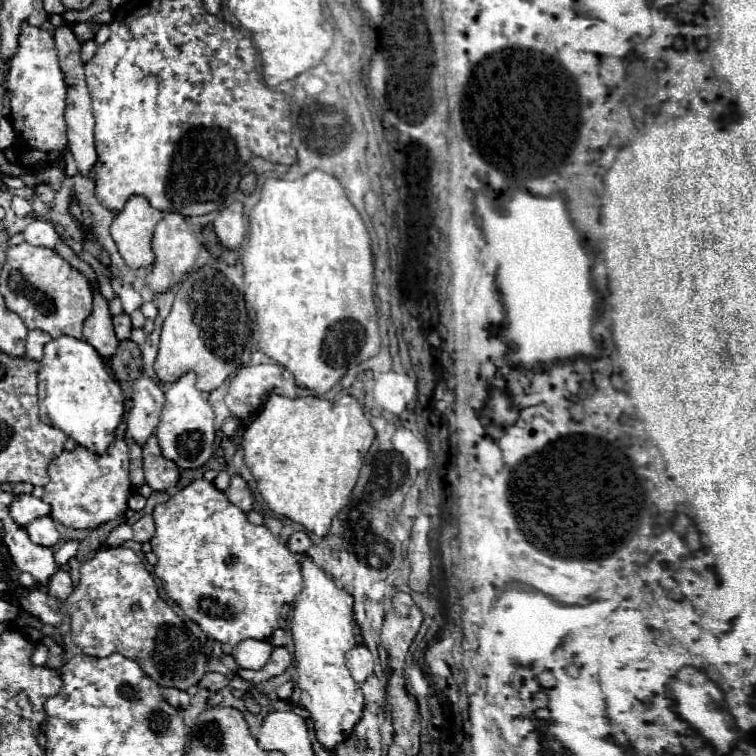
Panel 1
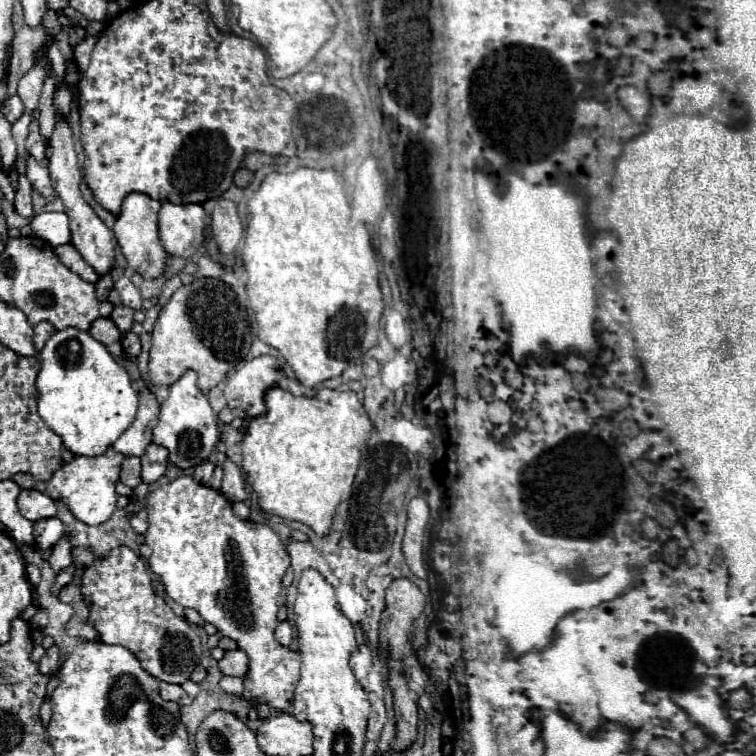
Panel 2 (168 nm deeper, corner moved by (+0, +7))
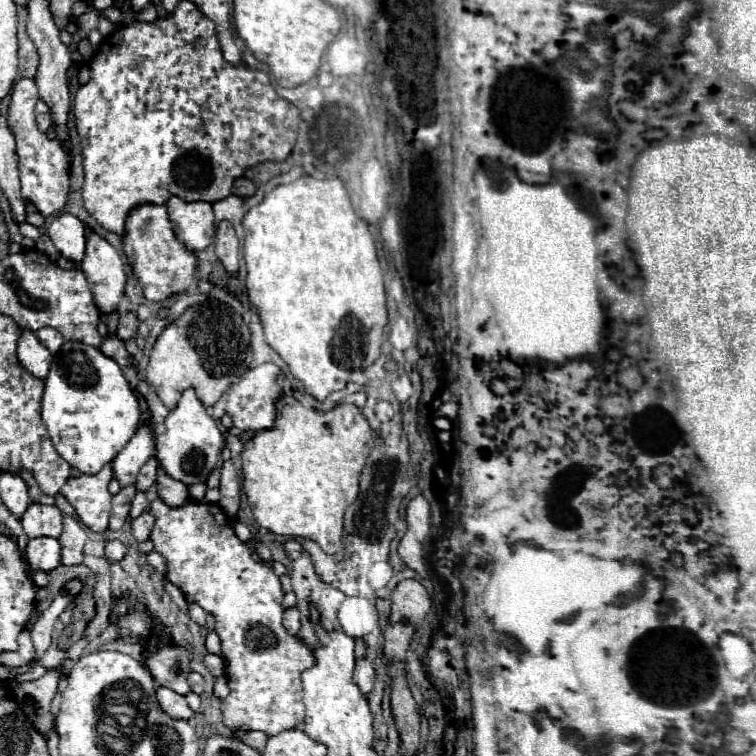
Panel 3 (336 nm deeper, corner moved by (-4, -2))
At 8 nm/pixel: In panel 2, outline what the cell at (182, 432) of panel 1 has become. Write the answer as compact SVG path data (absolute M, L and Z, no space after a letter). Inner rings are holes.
M187 370L171 388L169 398L161 406L159 424L153 430L153 442L169 450L169 462L179 468L193 468L209 458L215 444L219 442L219 418L211 410L207 396L197 388L197 374ZM195 454L195 460L193 460Z

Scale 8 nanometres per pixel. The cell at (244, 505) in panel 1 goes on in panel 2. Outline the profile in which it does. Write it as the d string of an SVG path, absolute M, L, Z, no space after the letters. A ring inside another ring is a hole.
M229 458L223 462L223 486L221 486L221 494L229 502L239 502L239 500L245 500L249 496L245 492L245 482L243 482L243 476L241 476L241 468L237 468Z

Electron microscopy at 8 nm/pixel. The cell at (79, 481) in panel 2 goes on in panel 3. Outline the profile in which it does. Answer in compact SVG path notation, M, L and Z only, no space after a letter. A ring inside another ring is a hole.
M107 463L97 475L81 475L71 477L61 487L61 495L75 507L79 519L91 531L107 531L109 515L111 515L111 499L109 483L115 477L113 467Z

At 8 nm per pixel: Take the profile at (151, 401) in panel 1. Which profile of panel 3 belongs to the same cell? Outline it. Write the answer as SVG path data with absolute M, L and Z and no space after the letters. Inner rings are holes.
M141 423L133 439L123 447L123 451L113 459L113 471L121 487L135 483L139 469L147 459L155 455L155 437L149 423Z

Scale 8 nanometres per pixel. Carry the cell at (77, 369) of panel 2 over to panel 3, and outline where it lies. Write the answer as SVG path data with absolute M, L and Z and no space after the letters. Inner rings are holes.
M67 341L55 353L49 375L45 379L45 393L41 399L41 413L57 453L75 469L87 475L101 471L135 435L141 419L139 401L119 365L103 355L97 347Z

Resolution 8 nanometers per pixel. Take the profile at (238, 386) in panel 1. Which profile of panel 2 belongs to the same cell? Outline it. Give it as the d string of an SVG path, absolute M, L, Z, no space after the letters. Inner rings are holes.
M259 356L245 362L229 376L225 400L237 418L251 420L265 414L265 392L277 384L279 364L273 356Z

